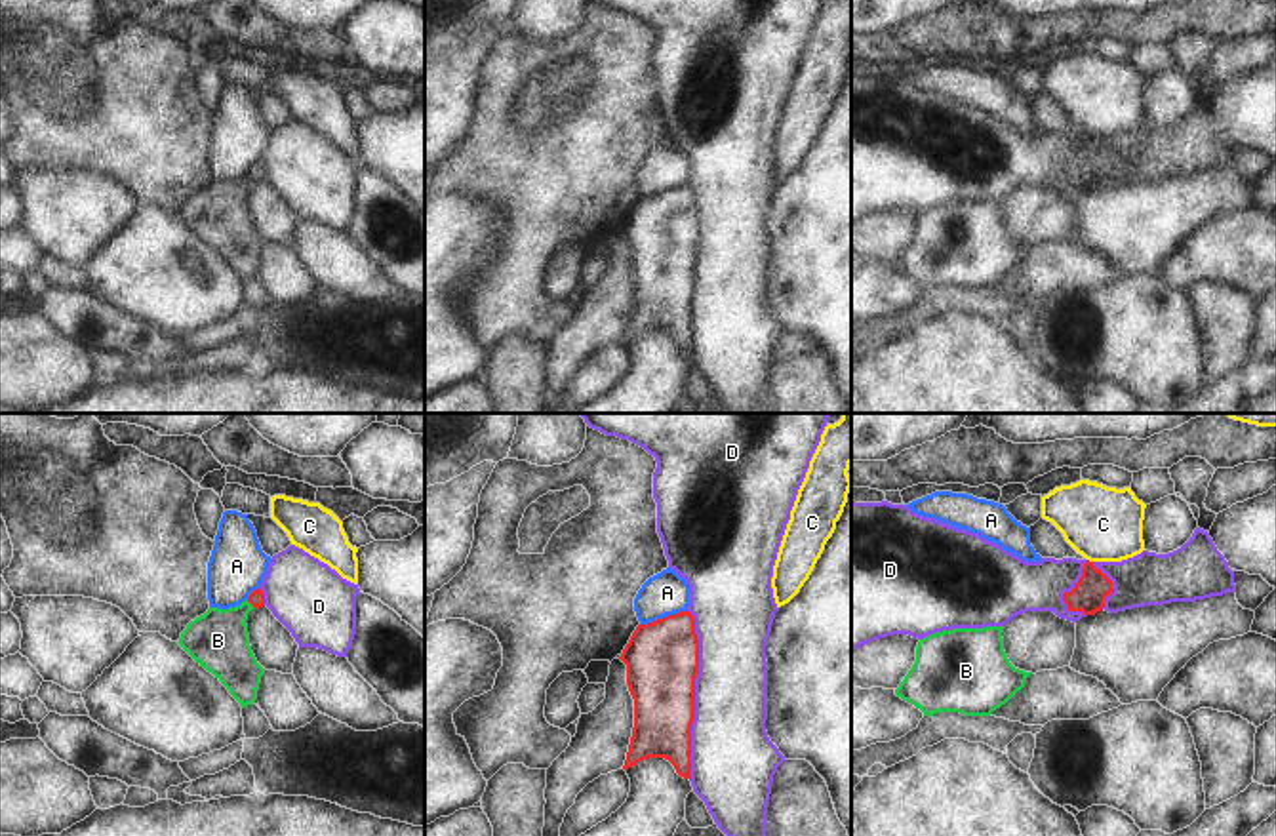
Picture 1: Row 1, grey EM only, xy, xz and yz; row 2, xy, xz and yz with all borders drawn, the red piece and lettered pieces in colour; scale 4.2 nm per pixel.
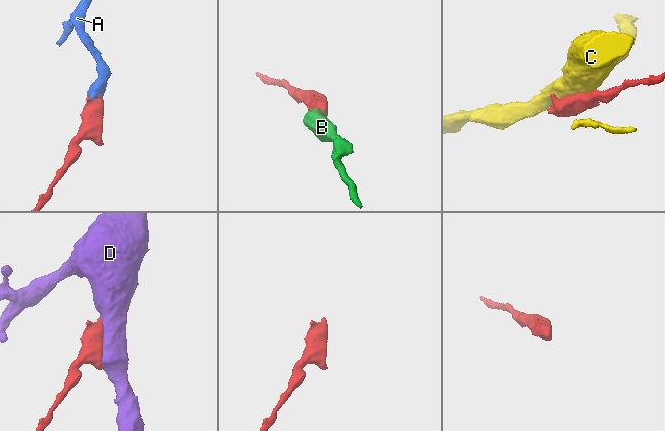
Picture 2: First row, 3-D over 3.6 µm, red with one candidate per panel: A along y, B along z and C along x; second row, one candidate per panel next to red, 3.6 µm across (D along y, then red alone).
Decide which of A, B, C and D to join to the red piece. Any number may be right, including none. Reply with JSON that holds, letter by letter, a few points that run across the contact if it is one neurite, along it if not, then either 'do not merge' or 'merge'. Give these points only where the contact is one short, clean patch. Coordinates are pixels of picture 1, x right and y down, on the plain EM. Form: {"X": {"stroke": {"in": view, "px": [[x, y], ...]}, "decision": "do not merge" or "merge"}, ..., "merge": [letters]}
{"A": {"stroke": {"in": "xz", "px": [[686, 181], [640, 199]]}, "decision": "do not merge"}, "B": {"stroke": {"in": "xy", "px": [[256, 172], [252, 178], [218, 214]]}, "decision": "merge"}, "C": {"decision": "do not merge"}, "D": {"decision": "do not merge"}, "merge": ["B"]}

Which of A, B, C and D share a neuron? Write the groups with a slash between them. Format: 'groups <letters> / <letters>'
groups A / B / C / D

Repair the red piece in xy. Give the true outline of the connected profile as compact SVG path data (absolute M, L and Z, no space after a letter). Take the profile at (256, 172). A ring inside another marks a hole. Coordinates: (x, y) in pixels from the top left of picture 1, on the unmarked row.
M261 162L236 181L209 181L181 206L179 219L211 246L240 280L253 278L265 242L257 236L248 208L248 187L265 179Z

